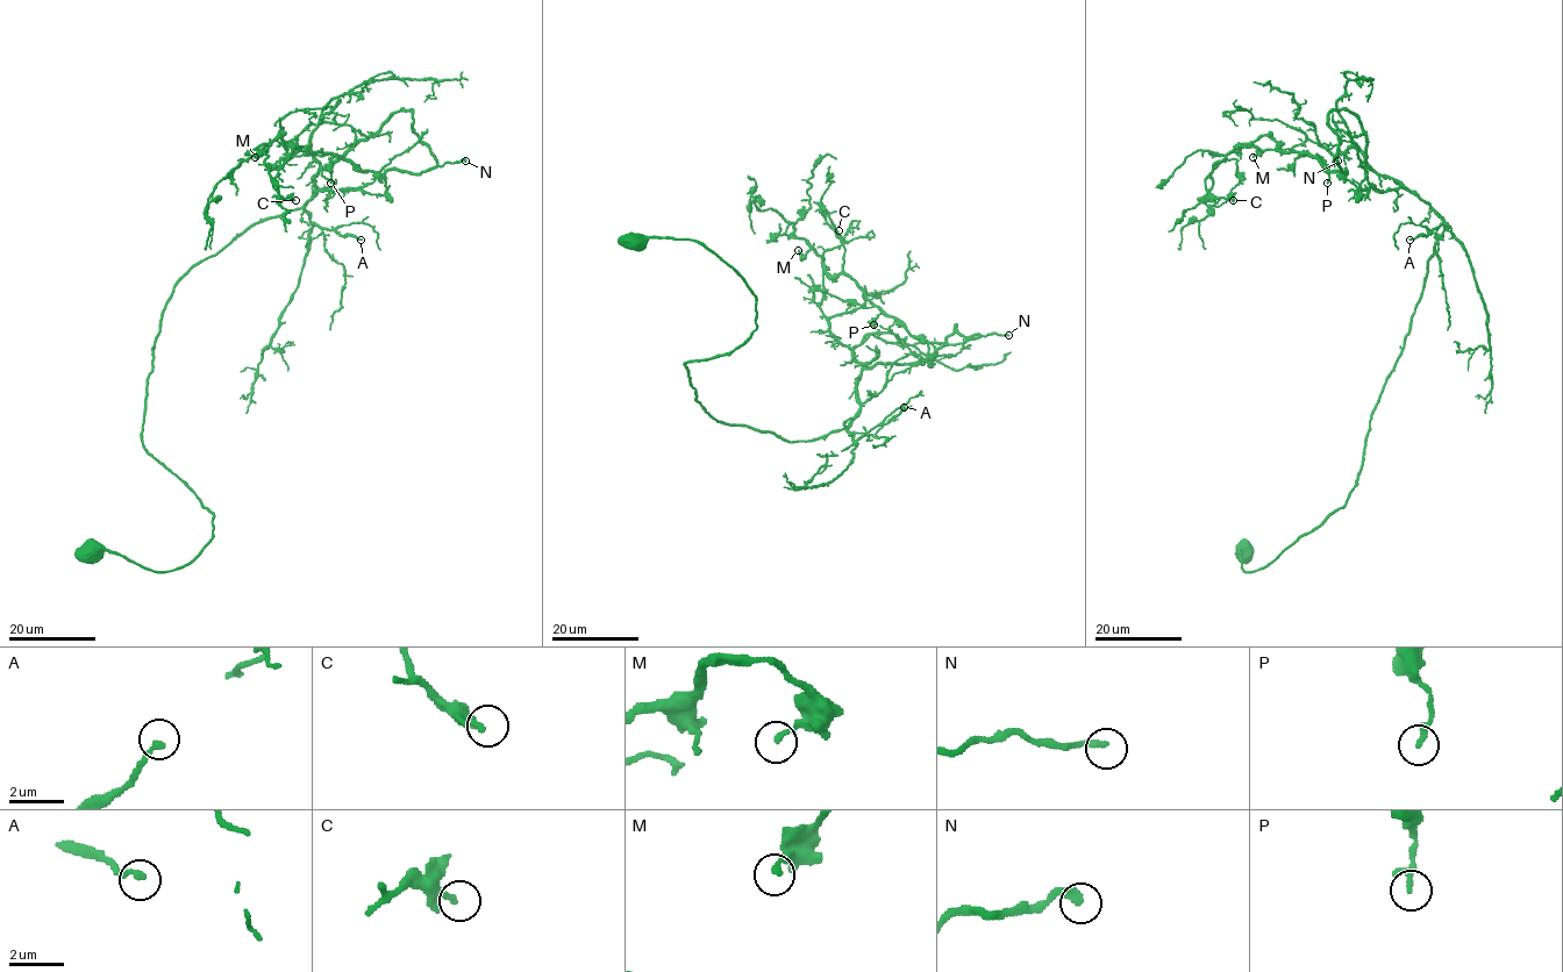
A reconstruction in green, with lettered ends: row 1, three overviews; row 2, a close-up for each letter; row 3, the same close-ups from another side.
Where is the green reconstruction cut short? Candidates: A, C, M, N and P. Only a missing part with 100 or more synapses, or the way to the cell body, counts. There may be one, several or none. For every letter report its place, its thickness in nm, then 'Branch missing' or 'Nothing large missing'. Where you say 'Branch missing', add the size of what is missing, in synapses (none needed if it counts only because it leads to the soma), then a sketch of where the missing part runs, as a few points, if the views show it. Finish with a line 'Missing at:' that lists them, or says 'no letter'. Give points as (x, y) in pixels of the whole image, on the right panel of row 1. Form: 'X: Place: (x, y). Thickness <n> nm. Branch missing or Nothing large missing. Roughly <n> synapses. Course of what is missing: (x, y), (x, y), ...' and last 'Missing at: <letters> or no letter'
A: Place: (1410, 240). Thickness 240 nm. Nothing large missing
C: Place: (1233, 200). Thickness 240 nm. Nothing large missing
M: Place: (1253, 157). Thickness 200 nm. Nothing large missing
N: Place: (1337, 161). Thickness 240 nm. Branch missing. Roughly 140 synapses. Course of what is missing: (1337, 161), (1341, 188), (1349, 195), (1354, 193), (1374, 157), (1376, 137), (1363, 97)
P: Place: (1327, 183). Thickness 220 nm. Nothing large missing
Missing at: N

